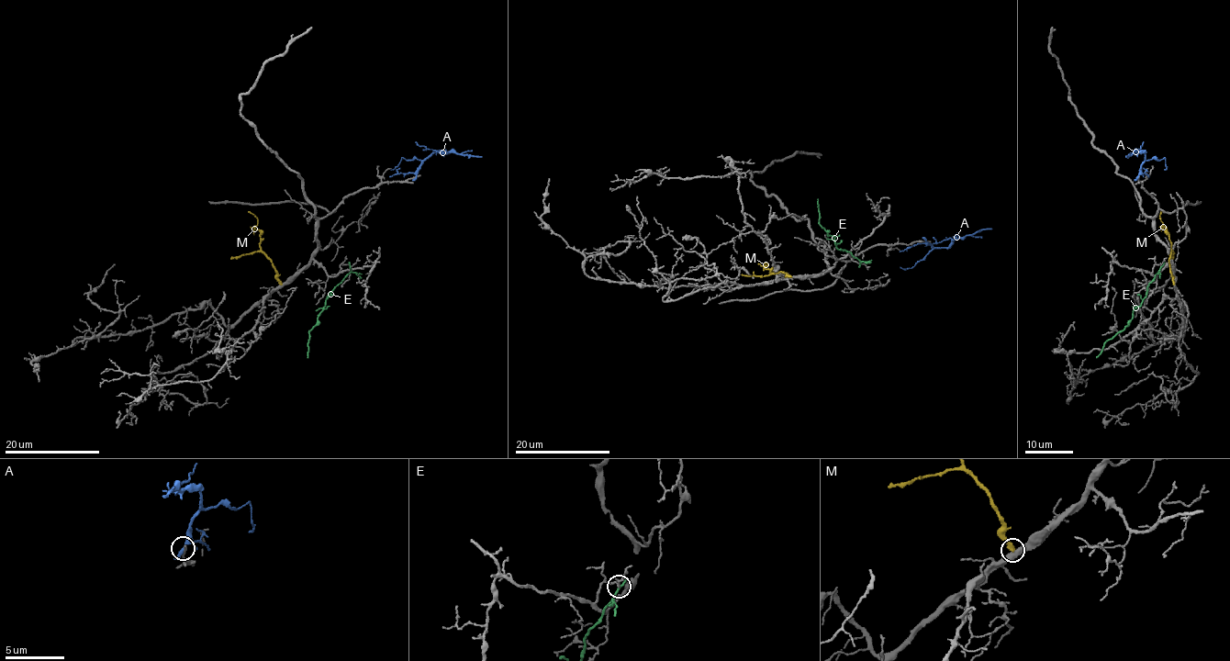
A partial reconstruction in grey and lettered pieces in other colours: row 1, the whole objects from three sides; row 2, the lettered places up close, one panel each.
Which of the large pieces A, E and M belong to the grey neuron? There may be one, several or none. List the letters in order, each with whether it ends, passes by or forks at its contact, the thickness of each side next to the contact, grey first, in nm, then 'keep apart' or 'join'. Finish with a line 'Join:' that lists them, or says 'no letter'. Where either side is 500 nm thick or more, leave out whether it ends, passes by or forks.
A: it forks | 240/240 nm | keep apart
E: it ends | 140/240 nm | keep apart
M: it ends | 400/360 nm | keep apart
Join: no letter

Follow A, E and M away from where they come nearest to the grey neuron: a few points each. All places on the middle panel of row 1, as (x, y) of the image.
A: (925, 240), (933, 247), (946, 247), (956, 239), (992, 229)
E: (860, 263), (849, 252), (838, 249), (820, 224), (817, 199)
M: (790, 276), (785, 272), (769, 273), (765, 268), (767, 263), (757, 263)

